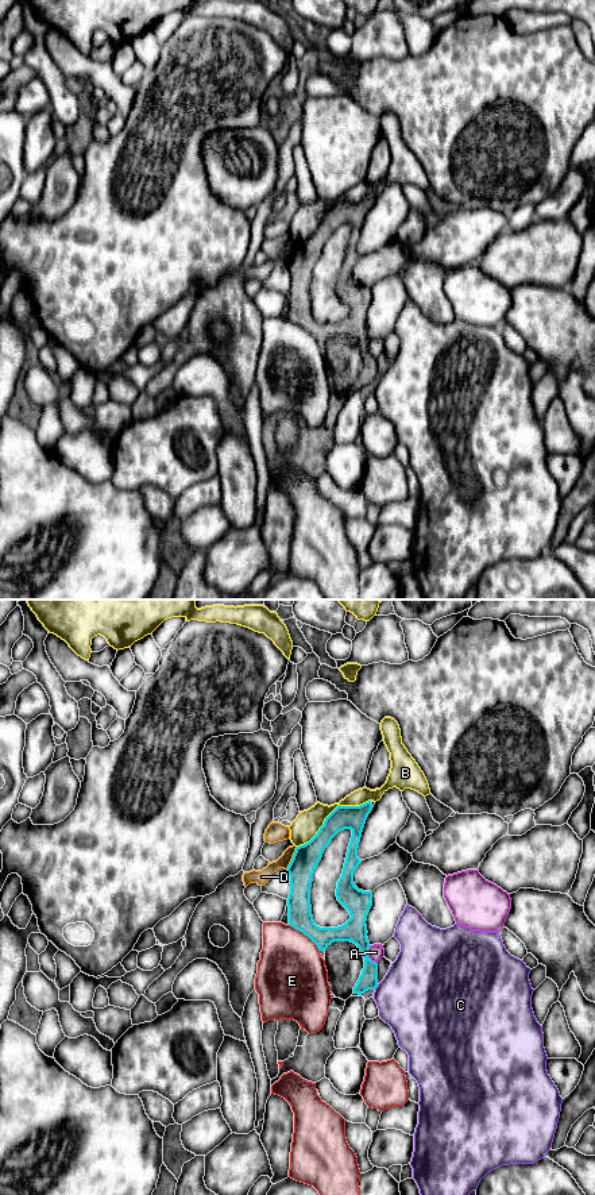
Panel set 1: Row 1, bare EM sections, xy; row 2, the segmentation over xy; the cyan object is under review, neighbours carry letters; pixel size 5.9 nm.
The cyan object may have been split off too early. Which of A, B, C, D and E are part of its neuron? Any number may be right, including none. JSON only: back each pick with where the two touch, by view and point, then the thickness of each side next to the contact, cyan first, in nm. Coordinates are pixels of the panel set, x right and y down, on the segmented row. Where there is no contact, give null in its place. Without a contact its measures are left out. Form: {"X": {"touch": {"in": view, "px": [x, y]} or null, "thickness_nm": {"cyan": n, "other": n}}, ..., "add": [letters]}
{"add": []}

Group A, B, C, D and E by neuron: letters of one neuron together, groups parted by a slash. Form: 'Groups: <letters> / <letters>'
Groups: A / B / C / D / E

